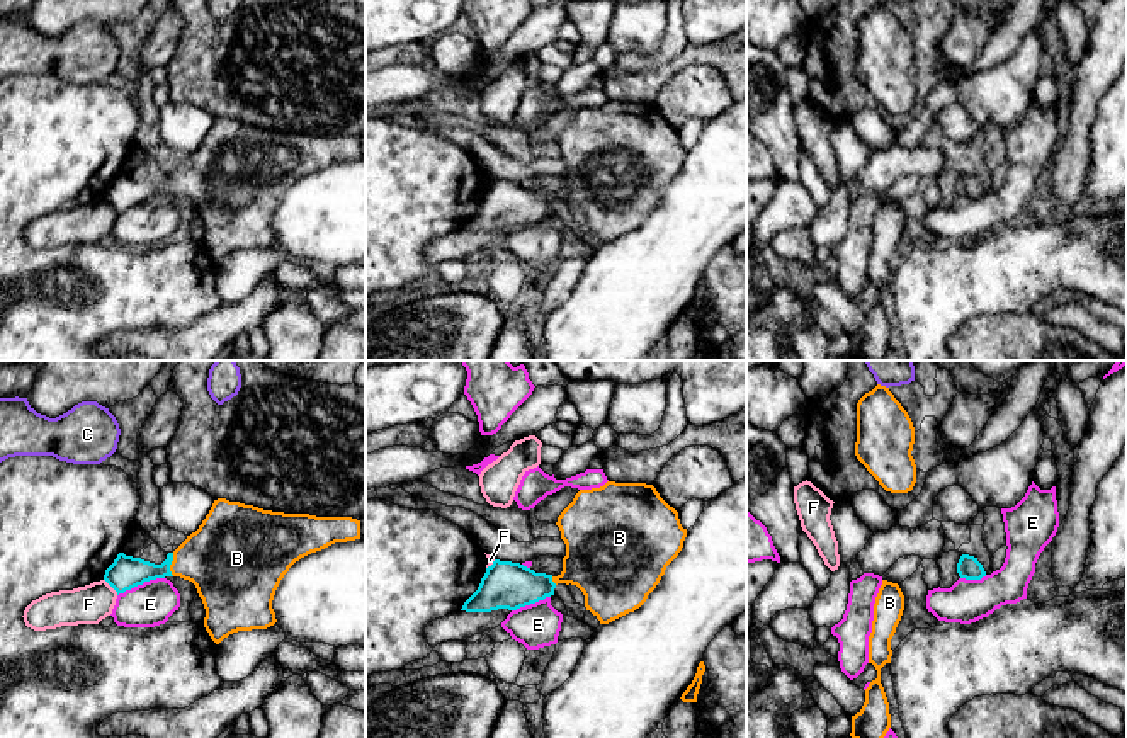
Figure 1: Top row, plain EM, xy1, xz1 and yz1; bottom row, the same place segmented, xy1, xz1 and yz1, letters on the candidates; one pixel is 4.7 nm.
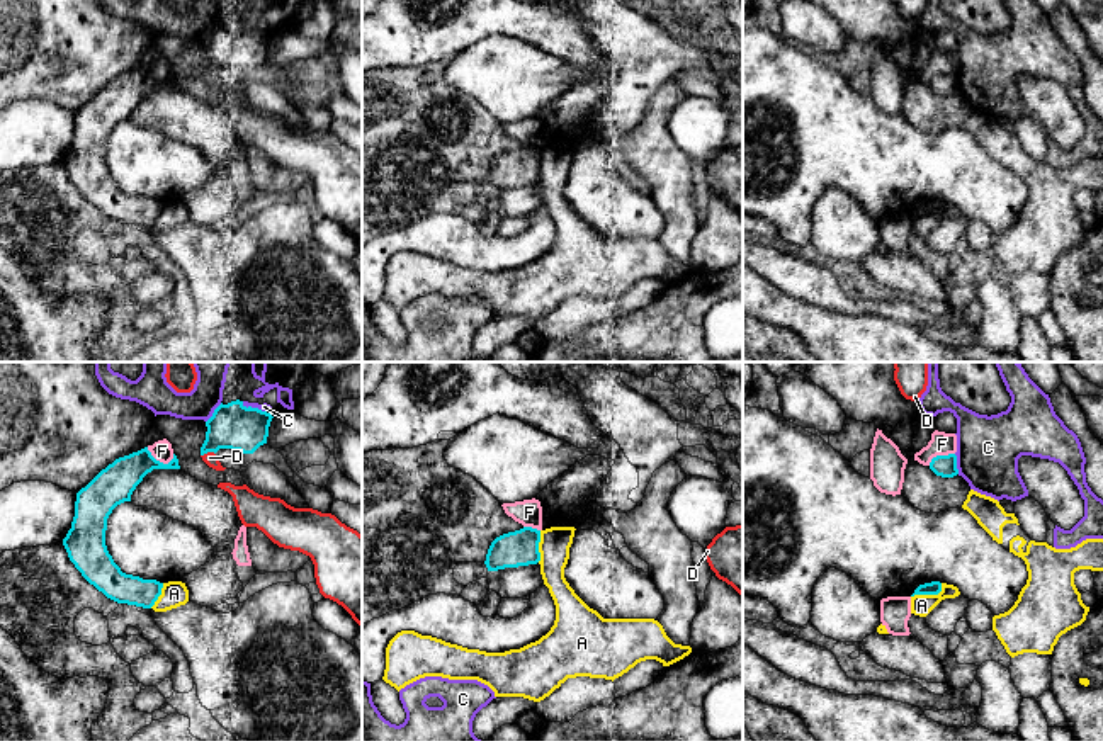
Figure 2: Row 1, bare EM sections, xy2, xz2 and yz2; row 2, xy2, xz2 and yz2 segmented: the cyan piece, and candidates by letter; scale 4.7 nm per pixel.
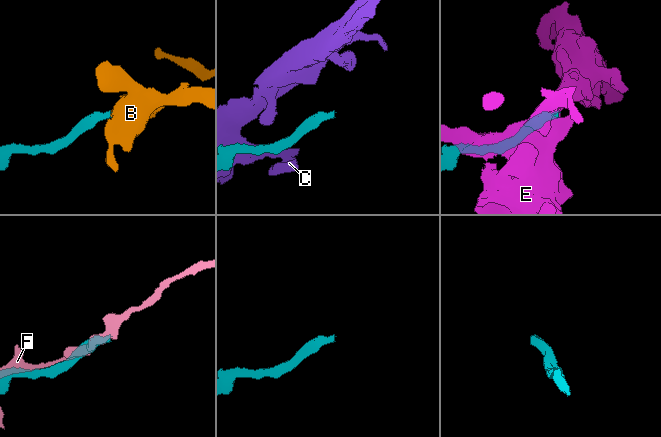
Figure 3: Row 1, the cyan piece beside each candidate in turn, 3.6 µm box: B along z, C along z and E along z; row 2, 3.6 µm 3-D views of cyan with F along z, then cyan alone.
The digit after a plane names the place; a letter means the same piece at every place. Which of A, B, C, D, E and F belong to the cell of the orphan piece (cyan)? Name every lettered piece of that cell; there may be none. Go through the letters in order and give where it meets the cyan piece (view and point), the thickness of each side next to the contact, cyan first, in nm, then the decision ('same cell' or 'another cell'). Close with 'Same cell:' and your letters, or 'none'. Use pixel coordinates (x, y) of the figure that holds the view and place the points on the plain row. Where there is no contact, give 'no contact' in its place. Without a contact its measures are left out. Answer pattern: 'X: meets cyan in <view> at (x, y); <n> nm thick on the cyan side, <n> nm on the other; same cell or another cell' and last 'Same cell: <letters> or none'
A: meets cyan in yz2 at (928, 213); 60 nm thick on the cyan side, 100 nm on the other; another cell
B: meets cyan in xy1 at (170, 182); 160 nm thick on the cyan side, 380 nm on the other; same cell
C: meets cyan in yz2 at (955, 84); 110 nm thick on the cyan side, 300 nm on the other; another cell
D: meets cyan in xy2 at (208, 70); 220 nm thick on the cyan side, 60 nm on the other; another cell
E: meets cyan in xy1 at (140, 203); 160 nm thick on the cyan side, 200 nm on the other; another cell
F: meets cyan in xy2 at (158, 80); 190 nm thick on the cyan side, 100 nm on the other; another cell
Same cell: B

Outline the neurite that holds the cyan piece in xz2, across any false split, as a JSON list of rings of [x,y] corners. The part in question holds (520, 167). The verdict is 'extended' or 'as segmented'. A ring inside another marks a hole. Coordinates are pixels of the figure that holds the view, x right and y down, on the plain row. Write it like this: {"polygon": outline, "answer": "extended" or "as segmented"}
{"polygon": [[[532,146],[503,153],[491,161],[484,184],[488,190],[537,184],[539,161],[540,150]]], "answer": "as segmented"}

